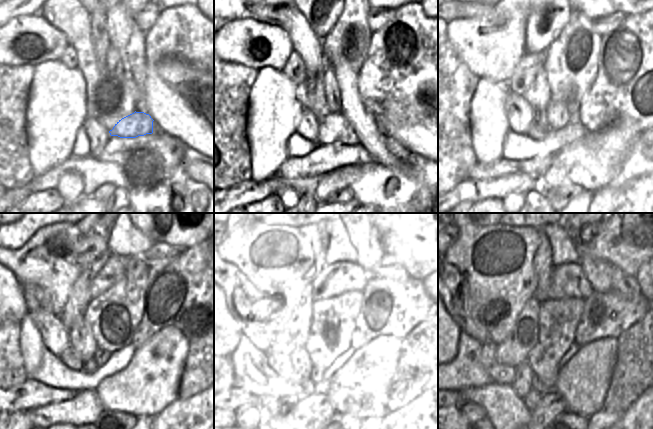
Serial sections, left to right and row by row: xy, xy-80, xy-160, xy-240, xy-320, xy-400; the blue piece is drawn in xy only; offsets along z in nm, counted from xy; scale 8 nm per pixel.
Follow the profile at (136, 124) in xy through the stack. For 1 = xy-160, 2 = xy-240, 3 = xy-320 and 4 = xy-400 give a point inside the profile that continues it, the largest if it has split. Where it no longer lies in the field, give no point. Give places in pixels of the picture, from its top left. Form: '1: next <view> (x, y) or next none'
1: next xy-160 (539, 130)
2: next xy-240 (71, 360)
3: next xy-320 (281, 363)
4: next xy-400 (500, 373)

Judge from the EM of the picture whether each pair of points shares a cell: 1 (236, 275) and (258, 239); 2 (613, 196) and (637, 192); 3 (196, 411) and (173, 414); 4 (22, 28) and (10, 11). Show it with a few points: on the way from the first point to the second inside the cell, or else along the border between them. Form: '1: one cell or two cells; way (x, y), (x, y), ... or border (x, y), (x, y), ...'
1: two cells; border (224, 260), (232, 263), (248, 280)
2: one cell; way (619, 196), (631, 196)
3: one cell; way (190, 414), (179, 414)
4: two cells; border (36, 13), (16, 16), (10, 20)

